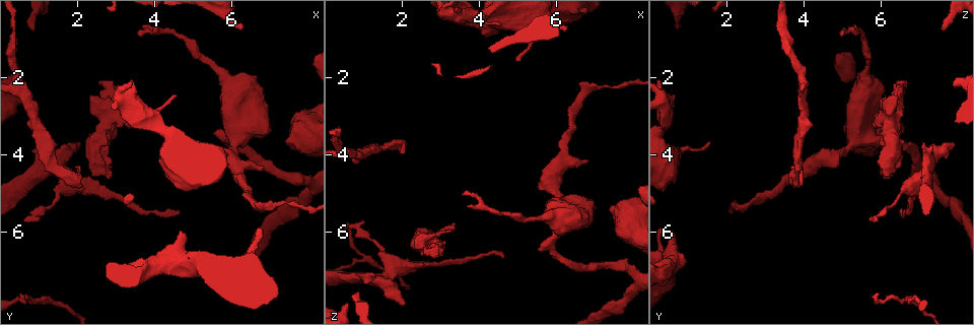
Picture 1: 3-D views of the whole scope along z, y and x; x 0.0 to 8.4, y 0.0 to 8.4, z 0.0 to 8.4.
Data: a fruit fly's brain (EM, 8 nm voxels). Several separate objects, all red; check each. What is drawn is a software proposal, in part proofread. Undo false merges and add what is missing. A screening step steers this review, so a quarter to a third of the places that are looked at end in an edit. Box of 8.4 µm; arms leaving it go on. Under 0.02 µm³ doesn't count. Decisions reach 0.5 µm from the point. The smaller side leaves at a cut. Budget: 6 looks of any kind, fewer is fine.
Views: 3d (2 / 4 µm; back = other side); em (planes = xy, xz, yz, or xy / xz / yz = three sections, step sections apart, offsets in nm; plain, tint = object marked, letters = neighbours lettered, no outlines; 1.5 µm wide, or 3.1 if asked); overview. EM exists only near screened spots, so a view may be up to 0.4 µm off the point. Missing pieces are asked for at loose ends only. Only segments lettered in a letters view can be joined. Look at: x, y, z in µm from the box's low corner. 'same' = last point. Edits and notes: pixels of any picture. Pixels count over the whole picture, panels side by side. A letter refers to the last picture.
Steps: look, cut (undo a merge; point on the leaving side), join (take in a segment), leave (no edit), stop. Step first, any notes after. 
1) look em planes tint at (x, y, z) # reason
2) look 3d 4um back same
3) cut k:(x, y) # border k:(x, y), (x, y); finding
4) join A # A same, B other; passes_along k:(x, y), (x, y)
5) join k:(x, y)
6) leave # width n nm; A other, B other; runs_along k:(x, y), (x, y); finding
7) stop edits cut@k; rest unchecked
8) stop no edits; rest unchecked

look 3d 2um at (4.60, 6.00, 0.65) # branch stops here

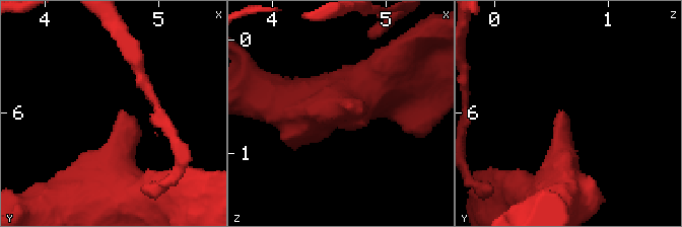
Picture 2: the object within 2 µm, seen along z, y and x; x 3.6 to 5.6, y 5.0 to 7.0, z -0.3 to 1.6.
look em planes letters at (4.64, 6.04, 0.60)

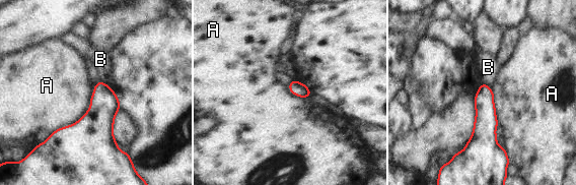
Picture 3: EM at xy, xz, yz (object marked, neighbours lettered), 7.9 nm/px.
leave # A other, B other; border 3:(94, 86), (87, 111), (52, 132); none of them fits

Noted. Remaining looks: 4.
look em yz step 4 letters at (6.65, 5.40, 2.45) # calibre changes

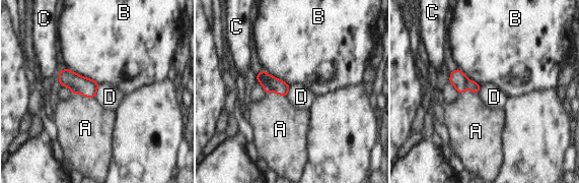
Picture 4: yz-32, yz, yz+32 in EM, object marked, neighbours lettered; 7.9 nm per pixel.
cut 4:(267, 87) # longest_contact B 300 nm; A other, B other, C other, D other; border 4:(267, 74), (265, 79), (273, 89); two cells meet here

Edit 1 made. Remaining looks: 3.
look overview

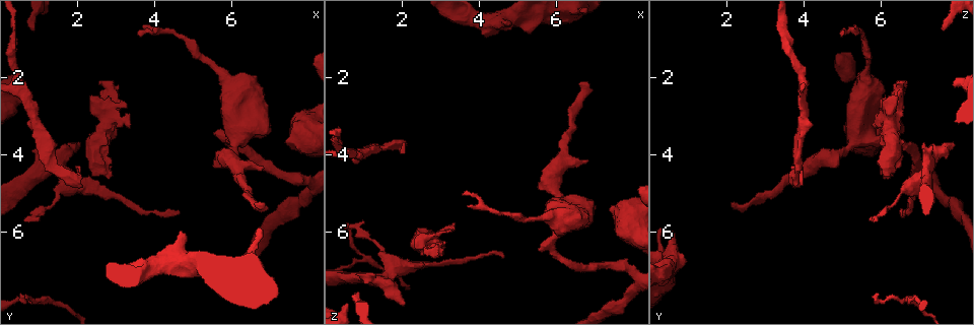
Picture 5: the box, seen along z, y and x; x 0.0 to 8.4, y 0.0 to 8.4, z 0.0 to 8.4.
look em yz step 8 plain at (0.60, 5.60, 5.85) # an open end

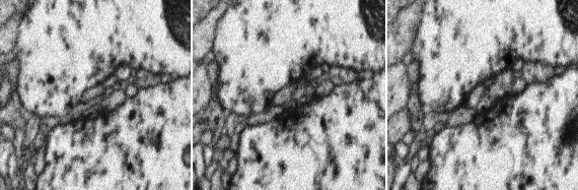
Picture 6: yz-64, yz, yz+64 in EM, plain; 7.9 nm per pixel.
look em yz step 8 letters same # what lies round it

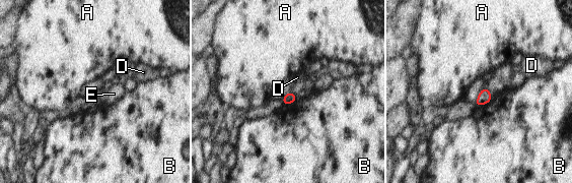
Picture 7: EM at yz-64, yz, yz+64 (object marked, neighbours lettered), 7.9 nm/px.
leave # A other, B other, D other, E other; border 7:(295, 96), (296, 100); none of them fits

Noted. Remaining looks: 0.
stop edits cut@4; rest unchecked

